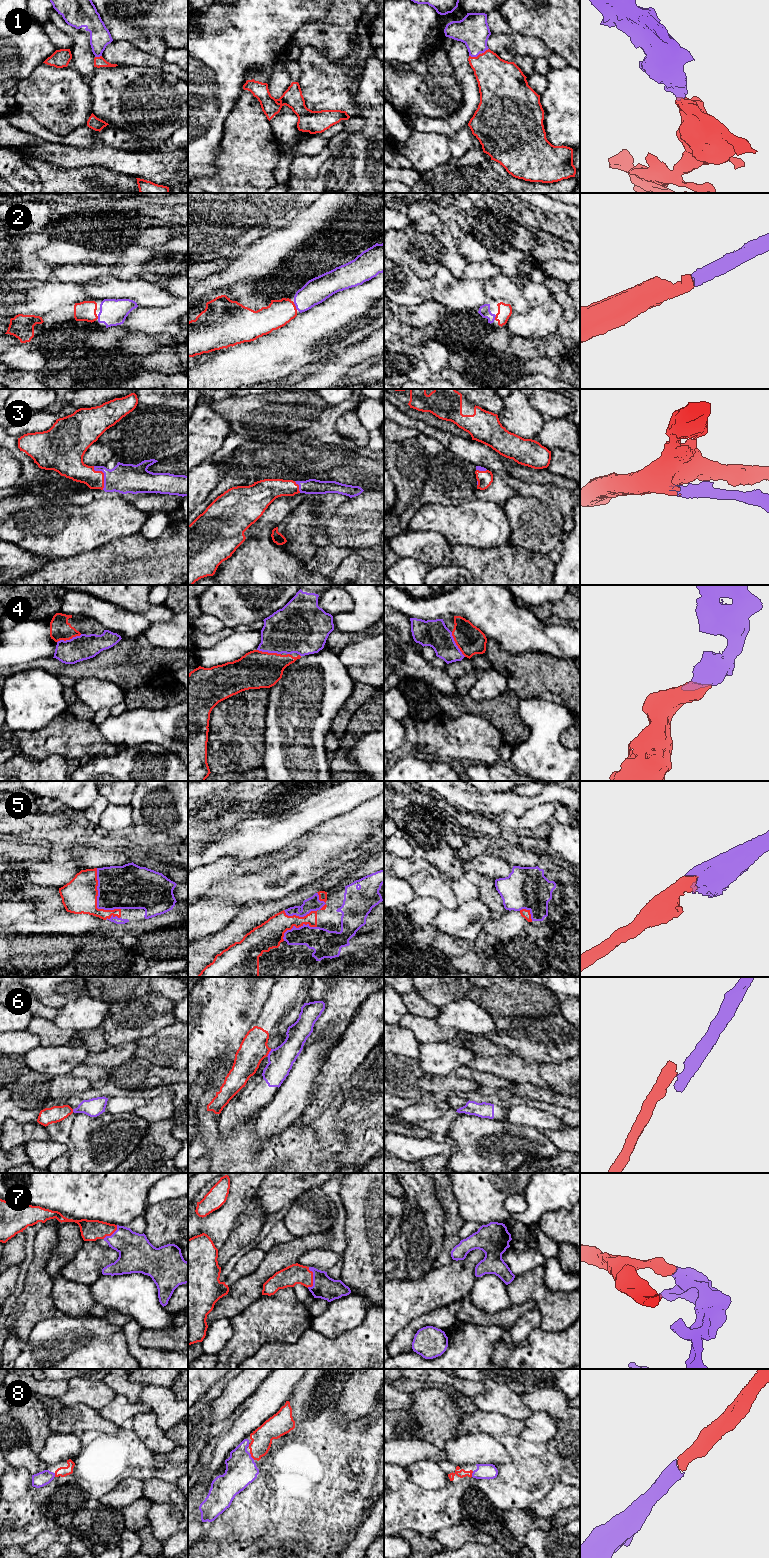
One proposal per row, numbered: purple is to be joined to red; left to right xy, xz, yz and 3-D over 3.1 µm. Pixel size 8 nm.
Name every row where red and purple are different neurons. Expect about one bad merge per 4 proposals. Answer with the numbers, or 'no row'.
6

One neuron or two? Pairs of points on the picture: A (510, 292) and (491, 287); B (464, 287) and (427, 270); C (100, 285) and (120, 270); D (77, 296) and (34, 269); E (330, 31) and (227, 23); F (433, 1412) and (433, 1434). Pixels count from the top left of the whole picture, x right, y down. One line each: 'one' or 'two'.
A: one
B: two
C: two
D: two
E: two
F: one

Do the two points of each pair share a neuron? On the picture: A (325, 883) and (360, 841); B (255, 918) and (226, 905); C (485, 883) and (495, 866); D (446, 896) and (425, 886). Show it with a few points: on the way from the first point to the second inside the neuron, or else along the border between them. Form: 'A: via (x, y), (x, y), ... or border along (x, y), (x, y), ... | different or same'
A: border along (359, 856), (317, 878) | different
B: border along (256, 902), (246, 906), (223, 927) | different
C: border along (474, 877), (488, 876), (494, 880) | different
D: via (441, 891), (437, 887), (430, 886) | same

